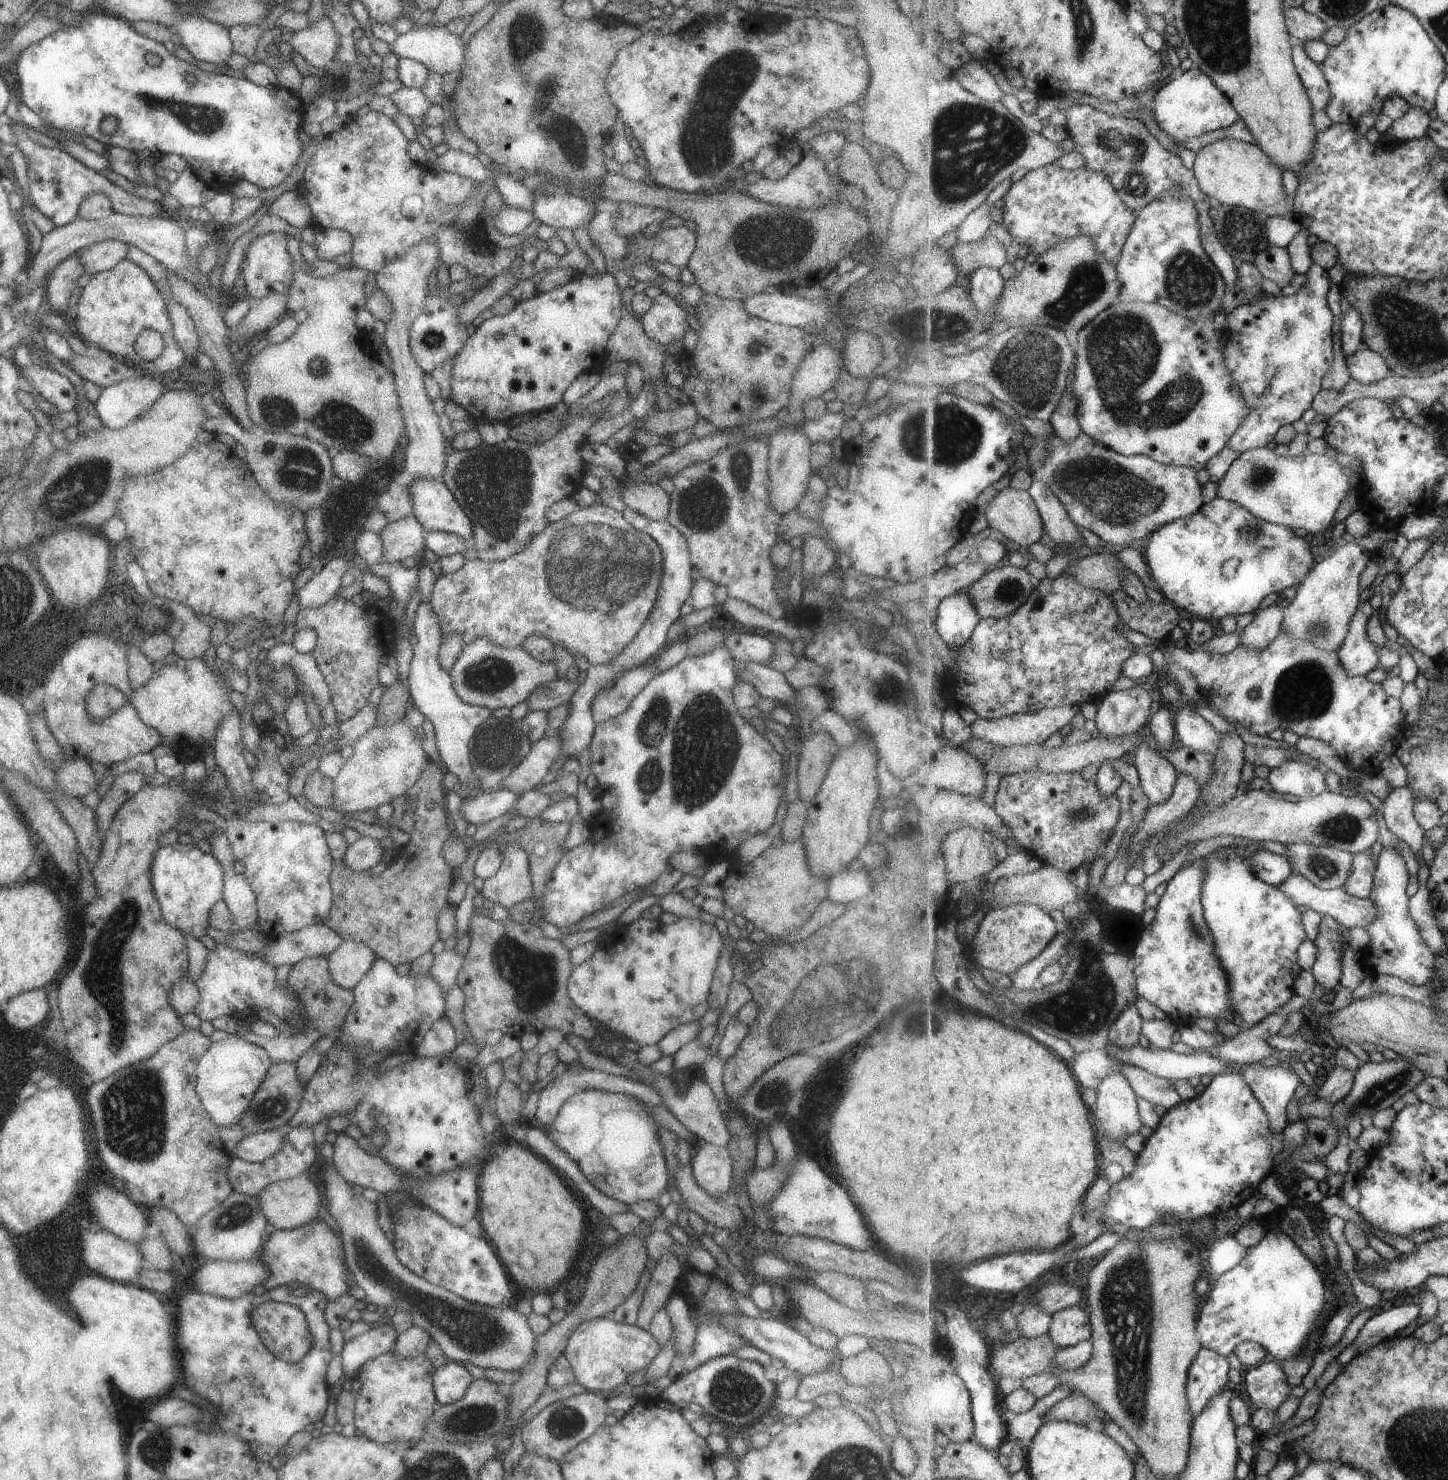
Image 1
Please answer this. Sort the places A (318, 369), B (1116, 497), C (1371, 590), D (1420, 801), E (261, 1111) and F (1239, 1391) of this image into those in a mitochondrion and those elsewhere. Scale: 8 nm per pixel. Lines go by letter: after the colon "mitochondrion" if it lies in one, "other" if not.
A: mitochondrion
B: mitochondrion
C: other
D: other
E: mitochondrion
F: other

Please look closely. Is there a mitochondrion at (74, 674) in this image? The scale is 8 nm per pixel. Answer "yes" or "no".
no

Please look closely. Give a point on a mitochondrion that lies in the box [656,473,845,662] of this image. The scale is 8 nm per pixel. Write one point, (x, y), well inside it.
(693, 507)

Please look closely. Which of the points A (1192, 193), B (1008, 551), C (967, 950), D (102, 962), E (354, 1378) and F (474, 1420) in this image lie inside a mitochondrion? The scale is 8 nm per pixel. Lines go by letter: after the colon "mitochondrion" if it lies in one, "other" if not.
A: other
B: other
C: other
D: mitochondrion
E: other
F: mitochondrion

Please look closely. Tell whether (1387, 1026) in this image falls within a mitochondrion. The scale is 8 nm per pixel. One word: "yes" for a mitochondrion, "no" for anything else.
no

